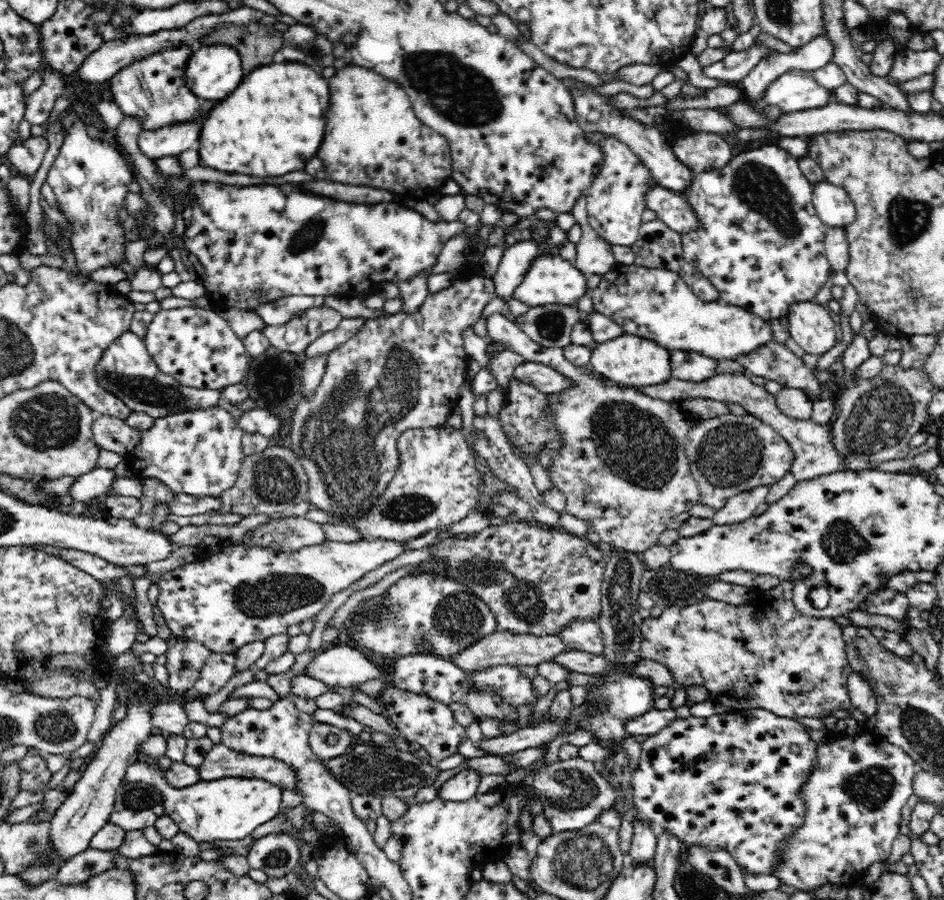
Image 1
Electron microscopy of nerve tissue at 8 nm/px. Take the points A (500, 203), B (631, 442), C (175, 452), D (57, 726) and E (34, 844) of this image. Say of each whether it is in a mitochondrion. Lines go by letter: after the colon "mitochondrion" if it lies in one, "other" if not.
A: other
B: mitochondrion
C: other
D: mitochondrion
E: mitochondrion

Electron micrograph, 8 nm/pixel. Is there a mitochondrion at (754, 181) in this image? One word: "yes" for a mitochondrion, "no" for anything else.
yes

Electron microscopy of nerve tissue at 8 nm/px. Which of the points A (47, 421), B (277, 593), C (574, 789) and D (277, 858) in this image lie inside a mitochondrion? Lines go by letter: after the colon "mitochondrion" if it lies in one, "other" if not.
A: mitochondrion
B: mitochondrion
C: mitochondrion
D: mitochondrion

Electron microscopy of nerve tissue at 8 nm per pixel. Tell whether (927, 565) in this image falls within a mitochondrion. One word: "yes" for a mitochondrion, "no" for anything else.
no

